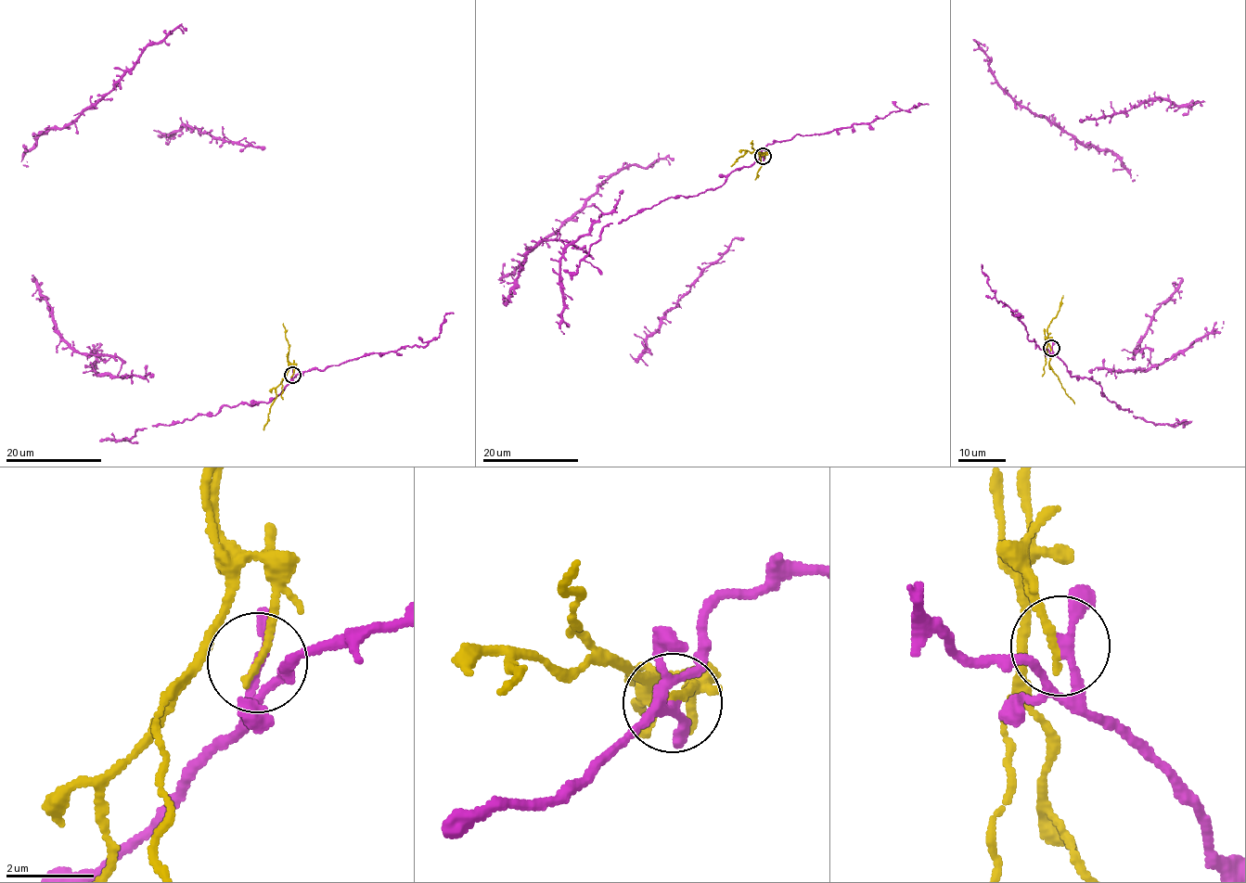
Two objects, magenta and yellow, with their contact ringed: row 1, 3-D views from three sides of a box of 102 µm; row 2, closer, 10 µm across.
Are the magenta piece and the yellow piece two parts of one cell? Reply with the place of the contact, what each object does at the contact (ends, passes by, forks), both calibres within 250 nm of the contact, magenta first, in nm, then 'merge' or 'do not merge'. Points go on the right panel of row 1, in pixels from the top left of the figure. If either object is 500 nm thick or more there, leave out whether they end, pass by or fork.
place (1051, 348); magenta passes by; yellow ends; calibres 200 and 180 nm; do not merge

